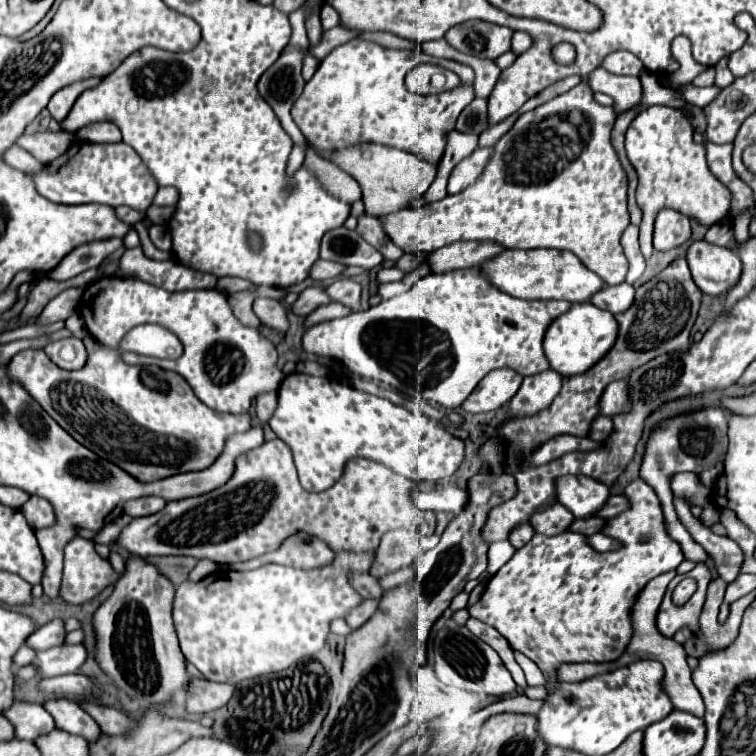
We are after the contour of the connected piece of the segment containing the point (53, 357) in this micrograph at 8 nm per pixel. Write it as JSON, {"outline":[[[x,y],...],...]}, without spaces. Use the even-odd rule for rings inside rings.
{"outline":[[[68,337],[68,339],[48,343],[44,347],[44,353],[48,355],[48,359],[52,363],[56,363],[62,369],[82,369],[88,361],[86,347],[76,337]]]}

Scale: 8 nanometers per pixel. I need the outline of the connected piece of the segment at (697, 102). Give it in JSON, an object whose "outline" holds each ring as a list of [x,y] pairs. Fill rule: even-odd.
{"outline":[[[682,85],[678,91],[684,97],[684,101],[694,107],[708,105],[720,93],[718,87],[694,87],[694,85]]]}

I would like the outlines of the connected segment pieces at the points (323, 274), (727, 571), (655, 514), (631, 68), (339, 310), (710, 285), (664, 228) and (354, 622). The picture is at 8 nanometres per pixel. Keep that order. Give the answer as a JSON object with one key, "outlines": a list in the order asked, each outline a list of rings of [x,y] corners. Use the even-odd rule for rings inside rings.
{"outlines":[[[[318,259],[318,263],[312,265],[312,271],[310,271],[310,277],[316,279],[316,281],[324,281],[324,279],[336,279],[344,273],[344,265],[336,263],[336,261],[324,261],[324,259]]],[[[674,497],[674,507],[676,507],[676,513],[678,513],[678,519],[682,521],[682,525],[688,529],[688,533],[692,535],[692,539],[696,543],[700,543],[710,555],[712,559],[716,561],[716,569],[718,569],[718,575],[730,583],[736,579],[736,575],[740,573],[740,565],[744,561],[744,555],[742,555],[742,549],[728,537],[720,537],[720,535],[714,535],[706,525],[700,523],[700,519],[696,519],[692,513],[690,513],[690,507],[684,499],[678,499]]],[[[636,479],[624,489],[624,495],[630,499],[630,509],[610,519],[602,531],[604,535],[620,539],[624,543],[622,549],[598,553],[588,543],[584,543],[584,535],[572,531],[560,533],[556,537],[536,533],[486,583],[486,591],[480,601],[468,609],[472,617],[498,629],[508,639],[512,649],[534,659],[534,663],[544,671],[544,675],[548,675],[548,671],[554,671],[560,663],[598,663],[618,659],[632,637],[632,607],[636,603],[636,595],[656,575],[672,571],[684,561],[680,545],[666,535],[662,507],[654,489],[642,479]]],[[[630,51],[610,53],[602,61],[602,67],[606,71],[610,71],[610,73],[616,73],[616,75],[640,75],[644,71],[642,61],[634,53],[630,53]]],[[[328,303],[328,305],[316,309],[314,313],[310,313],[310,315],[306,317],[306,327],[316,325],[316,323],[322,323],[322,321],[328,321],[328,319],[344,317],[344,315],[348,315],[348,313],[352,313],[352,311],[350,311],[348,307],[344,307],[342,303]]],[[[706,241],[692,243],[688,265],[698,289],[714,297],[732,289],[742,275],[742,261],[732,249],[708,245]]],[[[662,209],[654,223],[654,249],[668,251],[684,245],[692,237],[692,225],[686,215],[674,209]]],[[[366,599],[362,605],[358,605],[356,609],[352,609],[352,611],[348,613],[348,617],[346,617],[348,625],[350,625],[352,629],[362,627],[362,625],[376,613],[376,607],[378,607],[378,601],[376,601],[376,599]]]]}

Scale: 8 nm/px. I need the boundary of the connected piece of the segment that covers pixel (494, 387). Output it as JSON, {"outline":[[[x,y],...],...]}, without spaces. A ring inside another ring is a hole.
{"outline":[[[512,369],[490,371],[462,403],[462,409],[468,413],[486,413],[496,411],[506,405],[522,385],[522,377]]]}

